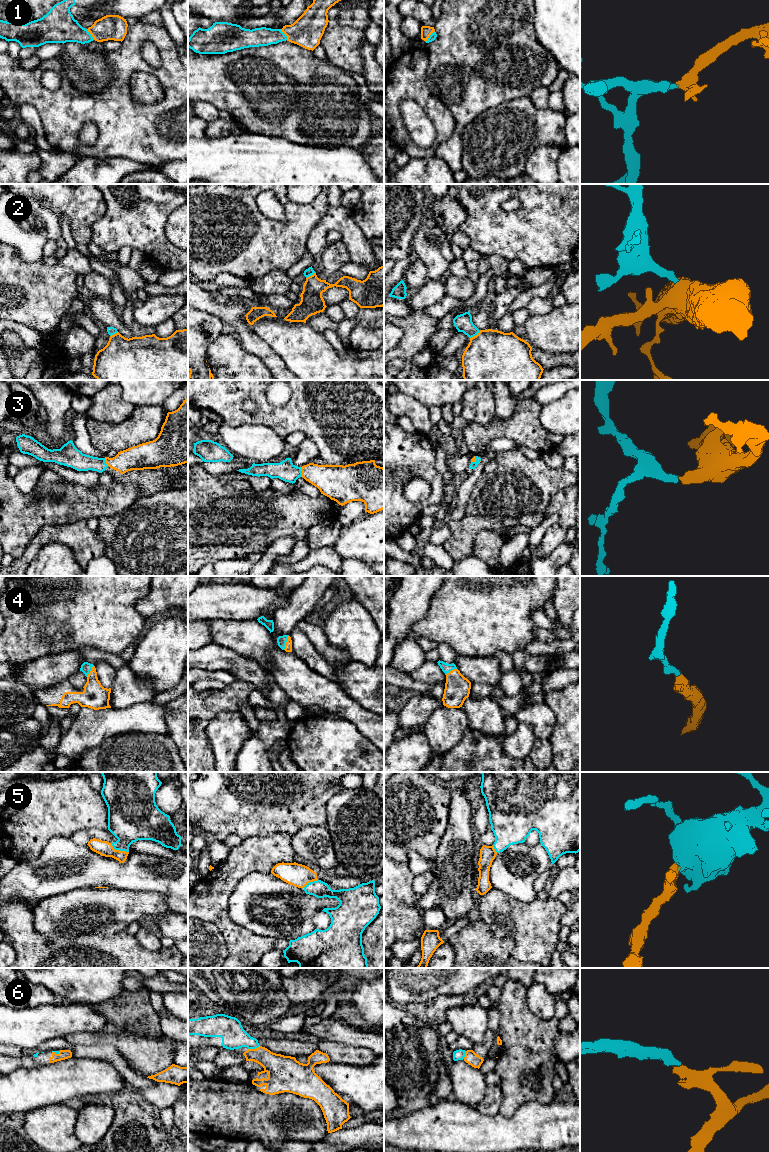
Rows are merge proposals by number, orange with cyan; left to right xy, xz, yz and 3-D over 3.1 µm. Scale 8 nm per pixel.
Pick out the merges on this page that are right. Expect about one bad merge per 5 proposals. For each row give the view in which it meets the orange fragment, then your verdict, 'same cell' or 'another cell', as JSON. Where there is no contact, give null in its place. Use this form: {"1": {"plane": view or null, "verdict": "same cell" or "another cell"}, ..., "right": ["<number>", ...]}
{"1": {"plane": "xy", "verdict": "same cell"}, "2": {"plane": "yz", "verdict": "same cell"}, "3": {"plane": "xz", "verdict": "same cell"}, "4": {"plane": "xz", "verdict": "same cell"}, "5": {"plane": "xy", "verdict": "same cell"}, "6": {"plane": "xz", "verdict": "same cell"}, "right": ["1", "2", "3", "4", "5", "6"]}

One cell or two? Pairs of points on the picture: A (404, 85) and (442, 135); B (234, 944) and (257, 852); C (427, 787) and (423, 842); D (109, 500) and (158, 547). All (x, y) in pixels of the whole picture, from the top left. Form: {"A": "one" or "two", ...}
{"A": "one", "B": "one", "C": "one", "D": "two"}

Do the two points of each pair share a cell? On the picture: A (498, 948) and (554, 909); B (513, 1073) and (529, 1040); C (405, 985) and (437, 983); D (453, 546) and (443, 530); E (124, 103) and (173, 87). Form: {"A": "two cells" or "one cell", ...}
{"A": "two cells", "B": "one cell", "C": "one cell", "D": "two cells", "E": "one cell"}

